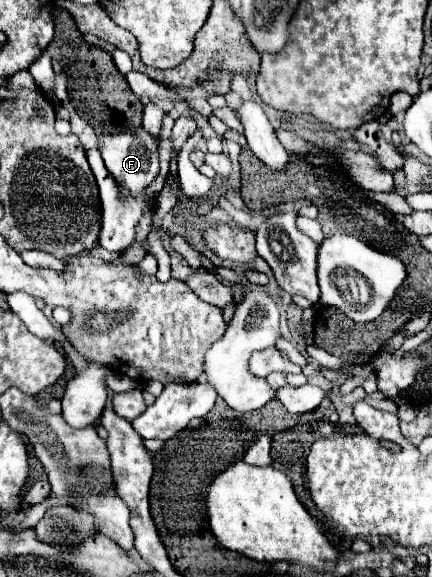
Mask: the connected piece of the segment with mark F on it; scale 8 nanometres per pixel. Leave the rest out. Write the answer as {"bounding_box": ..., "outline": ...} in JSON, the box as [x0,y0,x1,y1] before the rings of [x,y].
{"bounding_box":[98,127,158,197],"outline":[[[98,127],[98,143],[100,143],[100,153],[106,163],[106,169],[114,177],[114,181],[130,193],[130,197],[136,197],[142,193],[158,175],[158,159],[156,159],[156,141],[140,127],[136,131],[124,131],[124,133],[110,133],[104,131],[104,127]]]}

